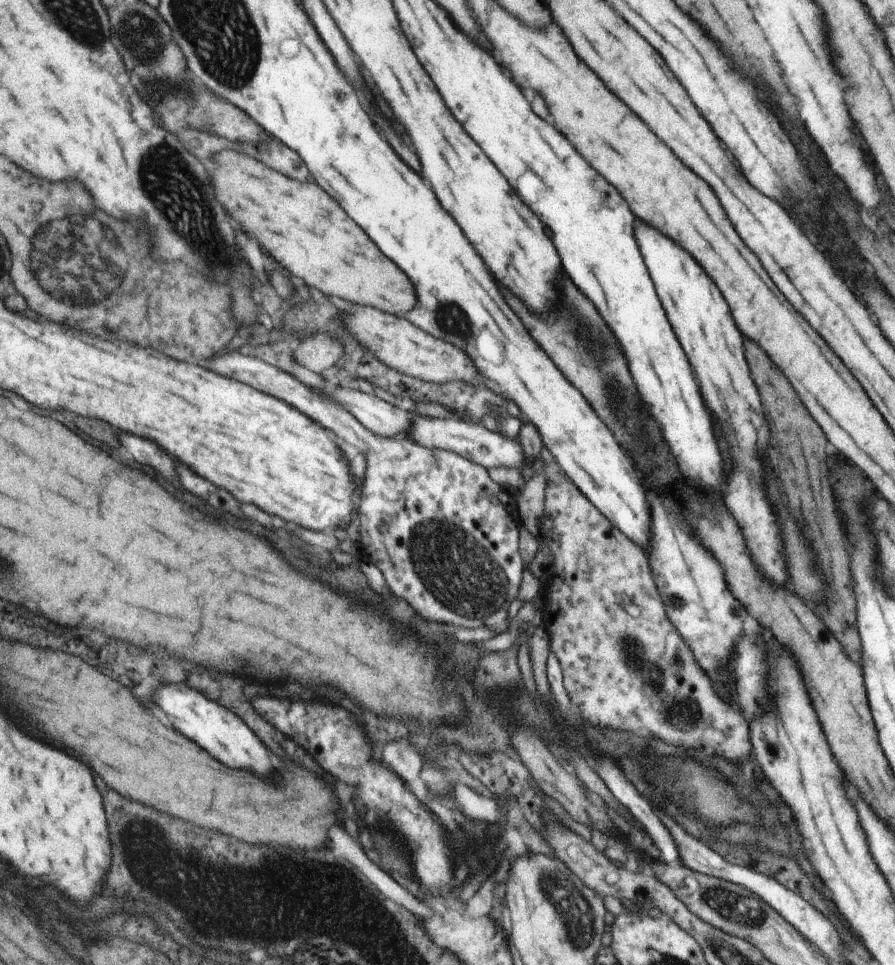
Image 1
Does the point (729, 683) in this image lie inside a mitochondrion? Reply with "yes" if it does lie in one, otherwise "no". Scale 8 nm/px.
no

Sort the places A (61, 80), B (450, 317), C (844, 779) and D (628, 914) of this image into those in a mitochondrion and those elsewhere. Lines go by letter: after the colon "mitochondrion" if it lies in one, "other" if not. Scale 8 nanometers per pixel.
A: other
B: mitochondrion
C: other
D: other

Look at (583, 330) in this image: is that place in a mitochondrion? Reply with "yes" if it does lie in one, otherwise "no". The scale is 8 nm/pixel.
yes

